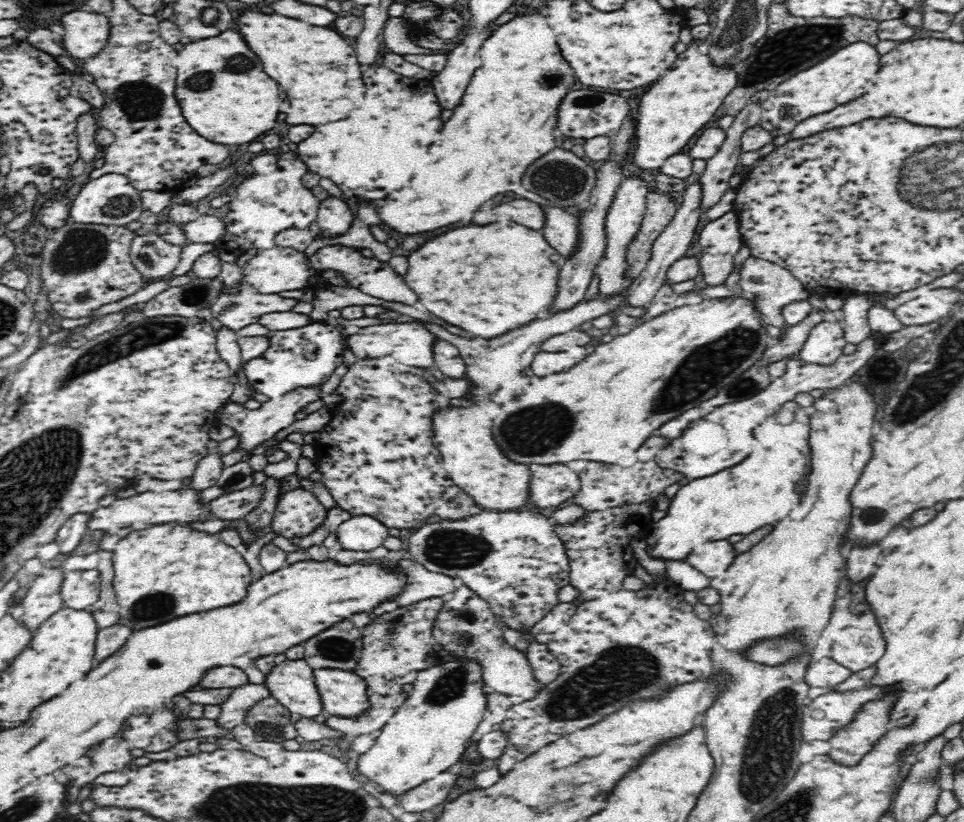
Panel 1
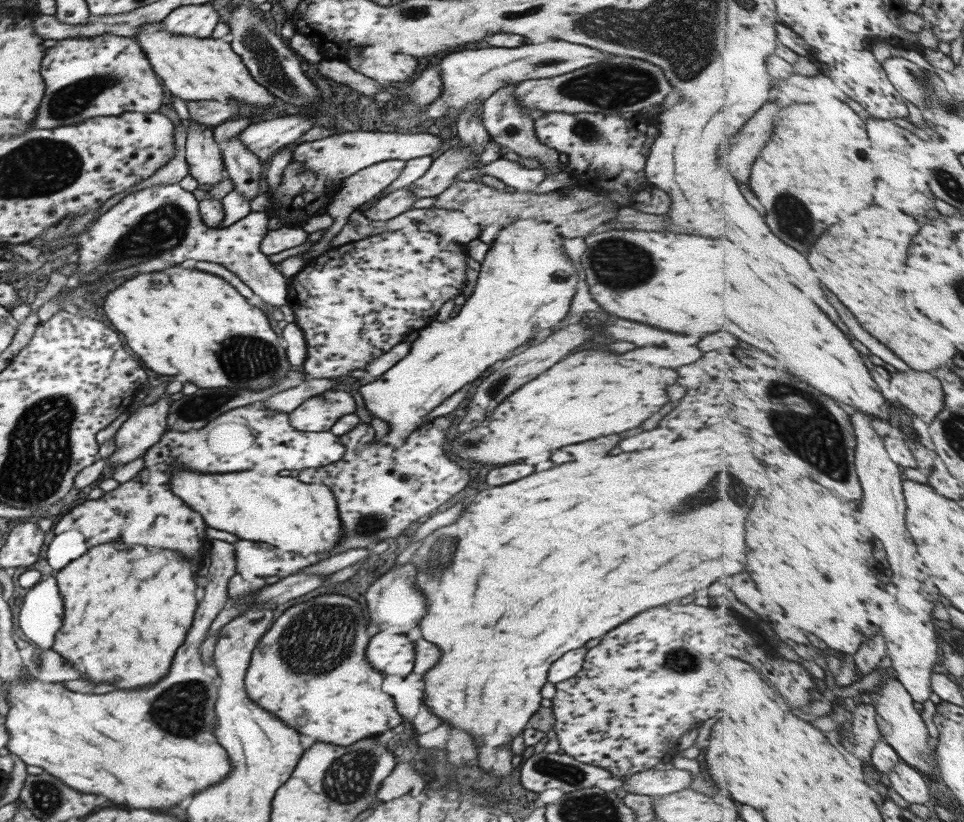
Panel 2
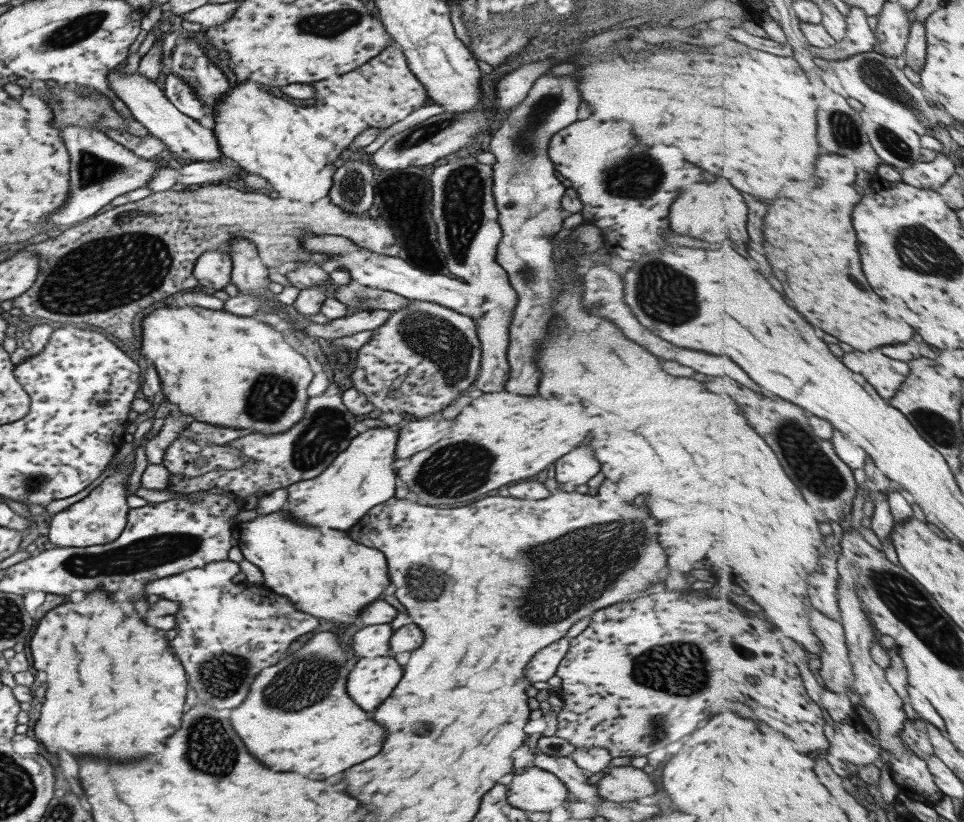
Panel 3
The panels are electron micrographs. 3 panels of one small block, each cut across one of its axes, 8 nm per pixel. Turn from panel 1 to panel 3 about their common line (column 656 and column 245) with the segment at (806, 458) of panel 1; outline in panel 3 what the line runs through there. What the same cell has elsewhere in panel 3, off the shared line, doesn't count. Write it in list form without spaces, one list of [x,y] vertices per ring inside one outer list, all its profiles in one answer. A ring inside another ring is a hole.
[[[284,509],[270,514],[259,514],[250,521],[242,521],[235,526],[232,533],[232,545],[242,552],[243,559],[255,564],[264,576],[265,584],[275,594],[288,597],[292,605],[296,604],[302,612],[308,612],[316,618],[326,618],[344,626],[350,626],[358,614],[376,599],[388,586],[390,578],[386,558],[380,551],[360,546],[350,540],[350,536],[342,530],[330,530],[330,534],[322,534],[317,526],[305,525],[285,513]]]

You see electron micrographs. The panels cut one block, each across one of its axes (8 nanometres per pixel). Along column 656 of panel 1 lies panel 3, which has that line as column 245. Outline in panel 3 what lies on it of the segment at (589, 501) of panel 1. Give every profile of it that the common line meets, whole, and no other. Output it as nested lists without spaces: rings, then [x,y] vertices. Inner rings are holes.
[[[332,381],[320,396],[310,397],[306,401],[303,417],[289,431],[280,433],[282,444],[271,454],[270,460],[252,460],[244,468],[213,470],[196,478],[170,473],[168,490],[186,495],[216,490],[242,500],[256,492],[269,494],[277,488],[316,478],[331,465],[338,454],[348,448],[350,441],[361,431],[359,422],[343,403],[342,395],[343,391]]]

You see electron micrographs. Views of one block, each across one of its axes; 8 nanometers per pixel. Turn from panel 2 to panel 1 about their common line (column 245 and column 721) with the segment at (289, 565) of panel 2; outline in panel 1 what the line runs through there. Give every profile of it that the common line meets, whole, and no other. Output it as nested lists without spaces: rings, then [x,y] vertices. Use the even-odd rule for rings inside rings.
[[[724,539],[696,546],[686,558],[686,565],[698,570],[707,581],[721,577],[736,558],[738,555],[734,553],[734,546]]]

